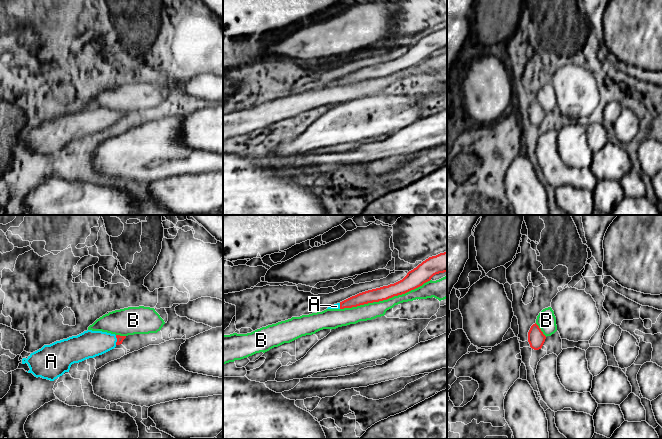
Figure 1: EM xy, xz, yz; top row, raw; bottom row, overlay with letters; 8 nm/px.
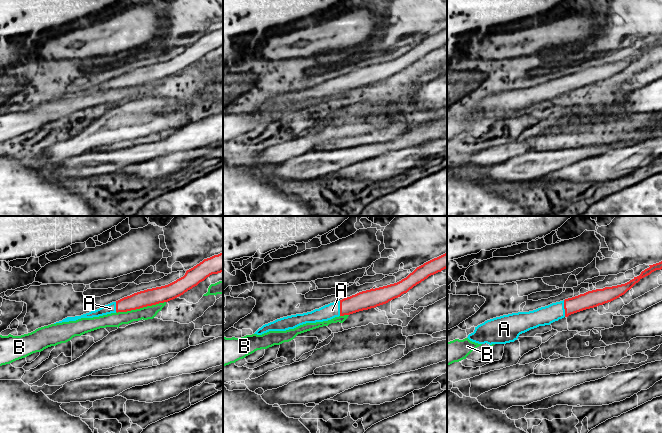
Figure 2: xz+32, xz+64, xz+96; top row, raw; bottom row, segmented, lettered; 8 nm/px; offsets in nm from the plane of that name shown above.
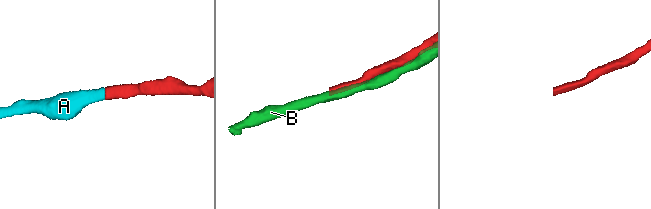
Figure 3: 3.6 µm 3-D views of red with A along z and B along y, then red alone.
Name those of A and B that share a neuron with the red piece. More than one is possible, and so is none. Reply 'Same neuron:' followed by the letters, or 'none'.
Same neuron: A

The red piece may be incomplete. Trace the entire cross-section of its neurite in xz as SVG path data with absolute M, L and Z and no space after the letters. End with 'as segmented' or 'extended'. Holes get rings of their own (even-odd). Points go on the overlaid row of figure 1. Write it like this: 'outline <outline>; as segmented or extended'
outline M447 251L429 257L416 268L409 271L402 280L394 284L359 293L340 303L331 305L327 309L352 308L387 300L394 296L402 295L414 290L430 281L434 275L444 272L447 272Z; extended

